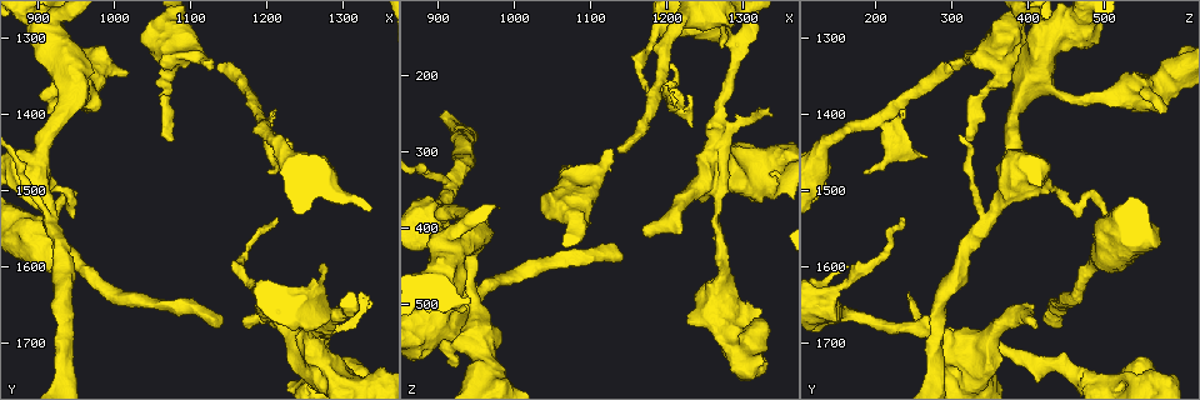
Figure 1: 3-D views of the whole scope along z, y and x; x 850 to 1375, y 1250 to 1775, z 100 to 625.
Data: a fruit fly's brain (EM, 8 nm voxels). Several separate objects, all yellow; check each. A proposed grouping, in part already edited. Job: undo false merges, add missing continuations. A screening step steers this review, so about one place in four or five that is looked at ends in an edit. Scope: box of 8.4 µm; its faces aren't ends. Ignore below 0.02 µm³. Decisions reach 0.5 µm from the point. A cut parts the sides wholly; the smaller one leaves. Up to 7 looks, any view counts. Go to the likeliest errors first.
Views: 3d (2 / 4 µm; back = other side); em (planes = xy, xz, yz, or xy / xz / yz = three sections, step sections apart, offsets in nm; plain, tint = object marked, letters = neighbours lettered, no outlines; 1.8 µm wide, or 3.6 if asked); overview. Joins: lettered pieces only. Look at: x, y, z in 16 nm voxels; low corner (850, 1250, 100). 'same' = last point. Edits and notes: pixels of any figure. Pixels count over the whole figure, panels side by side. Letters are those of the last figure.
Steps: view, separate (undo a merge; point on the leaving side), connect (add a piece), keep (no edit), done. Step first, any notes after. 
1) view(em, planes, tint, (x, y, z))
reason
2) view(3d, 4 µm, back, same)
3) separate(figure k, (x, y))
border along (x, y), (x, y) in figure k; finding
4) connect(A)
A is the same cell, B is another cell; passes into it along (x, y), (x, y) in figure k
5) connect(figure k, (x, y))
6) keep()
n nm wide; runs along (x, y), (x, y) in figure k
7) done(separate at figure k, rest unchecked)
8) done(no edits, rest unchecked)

view(em, planes, plain, (1075, 1435, 320))
free end

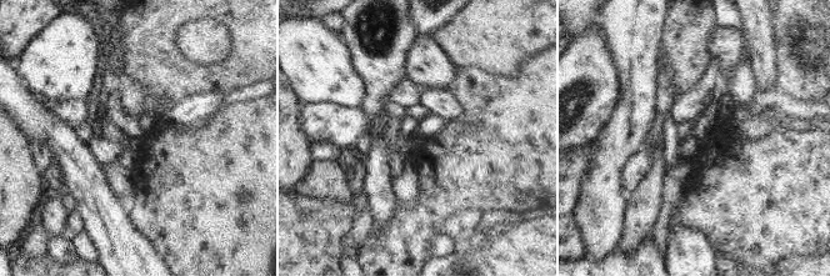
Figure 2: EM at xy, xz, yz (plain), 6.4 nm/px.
view(em, planes, letters, same)
what lies round it

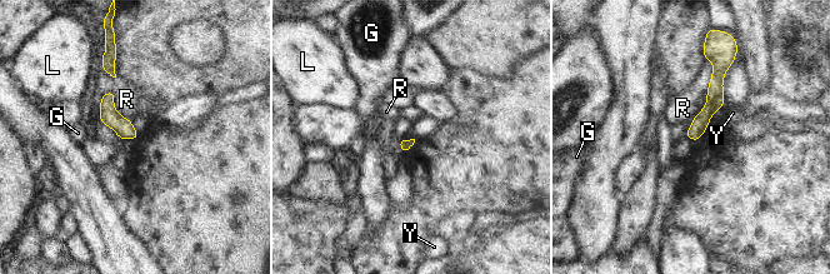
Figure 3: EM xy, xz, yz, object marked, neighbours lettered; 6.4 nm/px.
keep()
G, L, R and Y are other cells; border along (710, 59), (711, 78), (705, 91) in figure 3; none of them fits

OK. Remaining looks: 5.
view(3d, 4 µm, (915, 1395, 575))
branch stops here

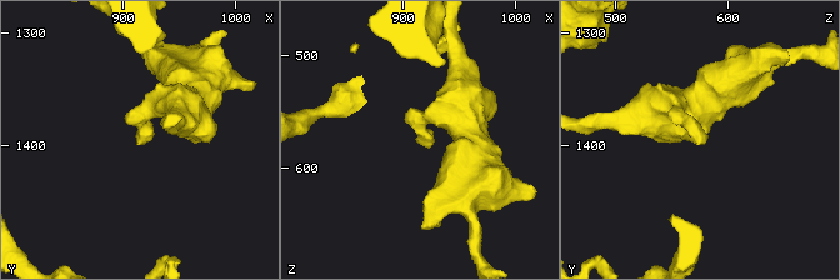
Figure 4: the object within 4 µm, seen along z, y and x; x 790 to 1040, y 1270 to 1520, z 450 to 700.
view(em, xz, step 4, letters, (916, 1398, 574))
need the tissue

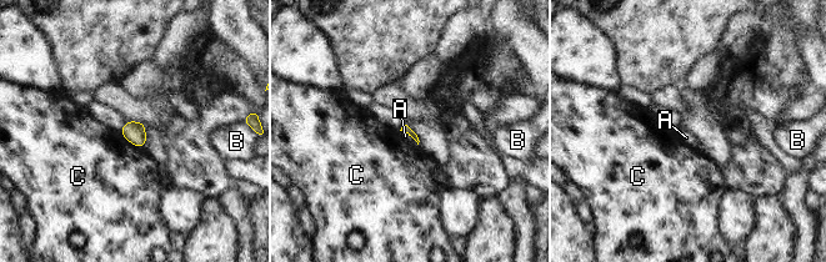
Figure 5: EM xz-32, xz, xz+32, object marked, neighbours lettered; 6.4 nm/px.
view(em, yz, step 8, letters, same)

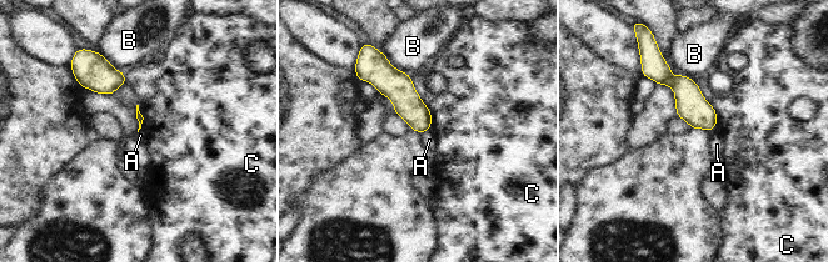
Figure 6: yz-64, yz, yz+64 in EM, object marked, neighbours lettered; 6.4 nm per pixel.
keep()
C touches over 380 nm; A, B and C are other cells; border along (429, 130), (420, 134) in figure 6; none of them fits

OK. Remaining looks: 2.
done(no edits, rest unchecked)

